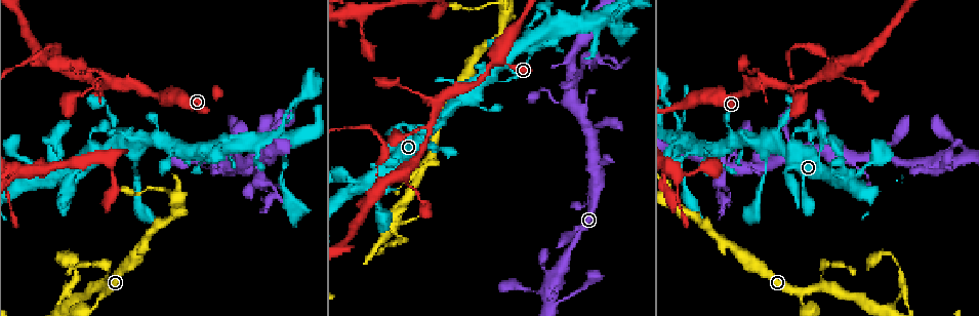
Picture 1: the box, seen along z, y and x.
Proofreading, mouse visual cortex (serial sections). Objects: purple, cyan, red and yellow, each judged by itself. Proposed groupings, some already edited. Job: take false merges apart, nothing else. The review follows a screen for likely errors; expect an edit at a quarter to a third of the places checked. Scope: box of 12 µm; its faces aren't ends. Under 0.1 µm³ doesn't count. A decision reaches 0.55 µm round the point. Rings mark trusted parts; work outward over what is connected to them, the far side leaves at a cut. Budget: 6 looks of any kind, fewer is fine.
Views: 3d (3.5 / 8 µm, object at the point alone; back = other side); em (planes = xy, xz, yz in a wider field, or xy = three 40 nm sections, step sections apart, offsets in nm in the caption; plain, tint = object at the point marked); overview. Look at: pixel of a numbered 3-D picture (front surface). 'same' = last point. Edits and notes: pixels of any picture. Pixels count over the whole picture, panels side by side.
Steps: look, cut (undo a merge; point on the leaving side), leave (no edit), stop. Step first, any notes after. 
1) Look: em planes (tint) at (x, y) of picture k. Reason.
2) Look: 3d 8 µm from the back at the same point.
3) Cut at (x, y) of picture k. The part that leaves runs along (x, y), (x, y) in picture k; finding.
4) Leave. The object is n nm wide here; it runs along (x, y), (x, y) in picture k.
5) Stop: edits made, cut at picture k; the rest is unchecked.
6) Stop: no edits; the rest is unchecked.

Look: 3d 3.5 µm at (844, 60) of picture 1. Narrows sharply.

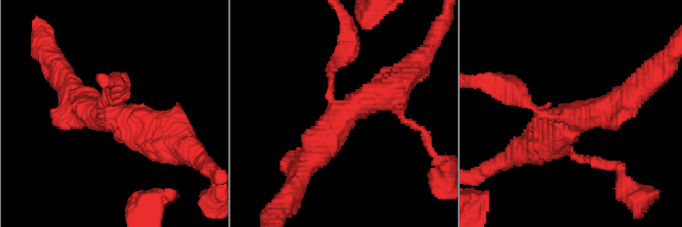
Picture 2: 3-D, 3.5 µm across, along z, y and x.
Look: em xy step 1 (tint) at (112, 115) of picture 2. Now the EM.

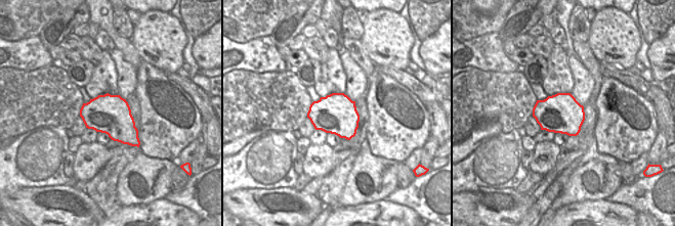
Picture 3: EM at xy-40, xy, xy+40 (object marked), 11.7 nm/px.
Leave. The arms are 150, 450, 500 nm wide; it runs along (397, 83), (341, 111), (306, 164) in picture 2; continuous, no second cell.

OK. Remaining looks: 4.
Look: 3d 3.5 µm at (899, 297) of picture 1. Calibre changes.

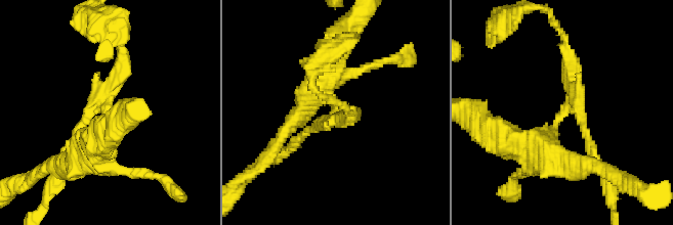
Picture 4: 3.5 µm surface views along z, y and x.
Look: em xy step 5 (tint) at (562, 114) of picture 4. The arms are 200, 400 nm wide.

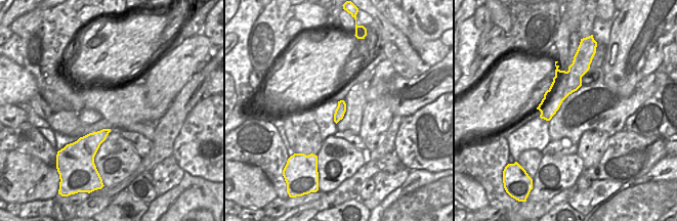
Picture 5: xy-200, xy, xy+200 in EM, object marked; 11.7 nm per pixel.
Cut at (580, 97) of picture 4. The part that leaves runs along (559, 119), (573, 93), (559, 28) in picture 4; two cells meet here.

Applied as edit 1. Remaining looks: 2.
Look: 3d 3.5 µm at (43, 48) of picture 1. A narrow waist.

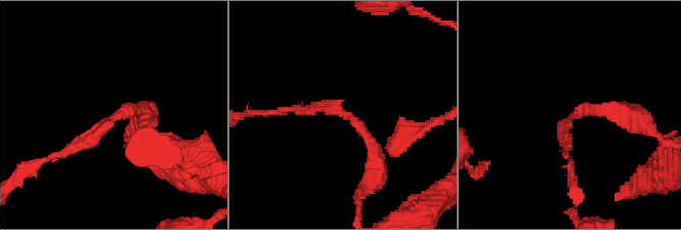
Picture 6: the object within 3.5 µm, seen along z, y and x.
Look: em xy step 2 (tint) at (118, 117) of picture 6. The arms are 150, 250 nm wide.

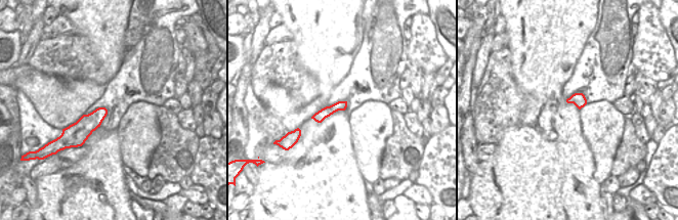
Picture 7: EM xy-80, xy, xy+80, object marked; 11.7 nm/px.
Cut at (338, 106) of picture 6. The part that leaves runs along (363, 131), (334, 106), (284, 111) in picture 6; a second cell is stuck on.

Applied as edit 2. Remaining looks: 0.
Stop: edits made, cut at picture 4, cut at picture 6; the rest is unchecked.

